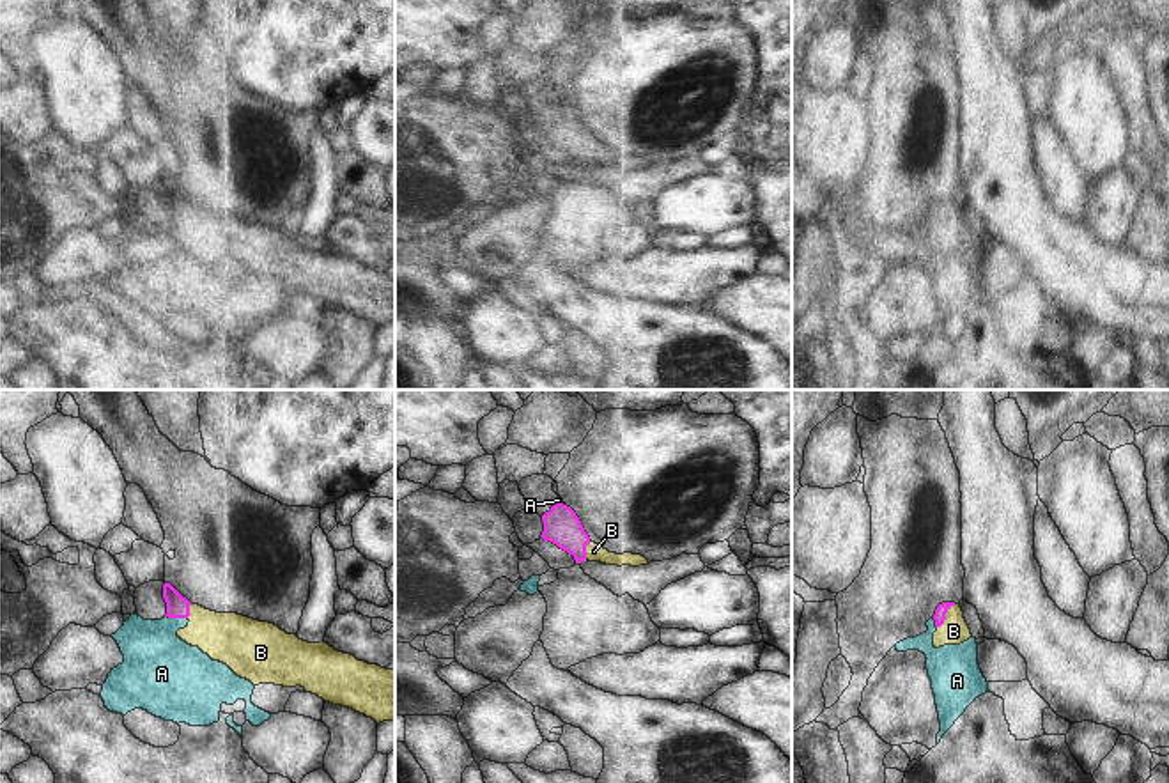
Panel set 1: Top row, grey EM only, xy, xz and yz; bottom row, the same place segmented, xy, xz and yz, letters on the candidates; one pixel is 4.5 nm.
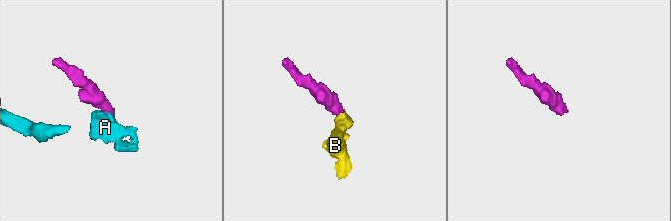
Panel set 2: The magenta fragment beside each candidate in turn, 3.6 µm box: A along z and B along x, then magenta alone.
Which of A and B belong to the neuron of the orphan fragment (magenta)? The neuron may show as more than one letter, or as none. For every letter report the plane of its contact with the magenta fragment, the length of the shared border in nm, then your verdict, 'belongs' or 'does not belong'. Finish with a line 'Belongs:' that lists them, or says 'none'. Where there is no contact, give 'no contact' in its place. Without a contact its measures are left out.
A: xy | 110 nm | does not belong
B: yz | 140 nm | belongs
Belongs: B

